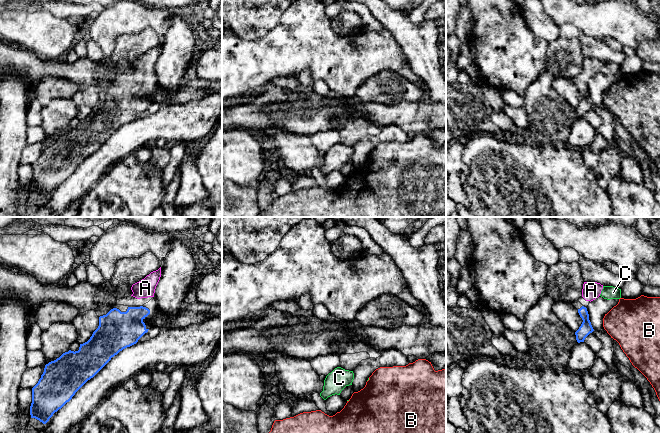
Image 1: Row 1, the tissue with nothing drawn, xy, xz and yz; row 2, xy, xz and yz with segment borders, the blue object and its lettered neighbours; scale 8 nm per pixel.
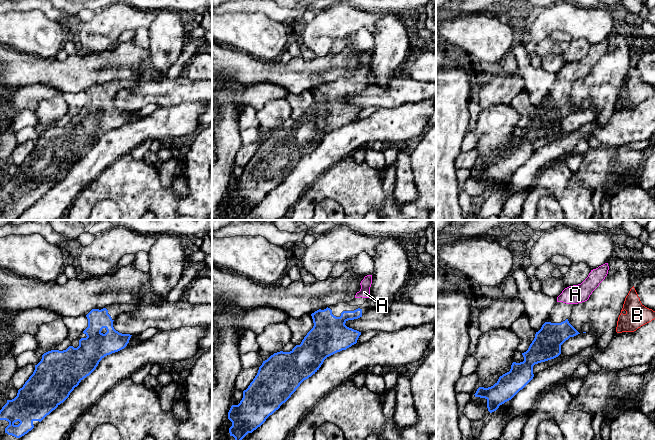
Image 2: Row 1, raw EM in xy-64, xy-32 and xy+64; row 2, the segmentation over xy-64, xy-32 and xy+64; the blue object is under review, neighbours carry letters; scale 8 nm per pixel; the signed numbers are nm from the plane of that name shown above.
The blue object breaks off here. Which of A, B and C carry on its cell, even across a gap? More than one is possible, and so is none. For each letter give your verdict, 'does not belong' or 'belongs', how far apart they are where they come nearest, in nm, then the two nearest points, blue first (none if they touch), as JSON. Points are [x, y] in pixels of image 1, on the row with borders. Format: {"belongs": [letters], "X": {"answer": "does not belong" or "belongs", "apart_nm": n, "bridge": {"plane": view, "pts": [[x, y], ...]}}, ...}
{"belongs": ["A"], "A": {"answer": "belongs", "apart_nm": 50, "bridge": {"plane": "yz", "pts": [[583, 306], [586, 300]]}}, "B": {"answer": "does not belong", "apart_nm": 80, "bridge": {"plane": "yz", "pts": [[593, 329], [603, 326]]}}, "C": {"answer": "does not belong", "apart_nm": 150, "bridge": {"plane": "yz", "pts": [[586, 308], [600, 295]]}}}

